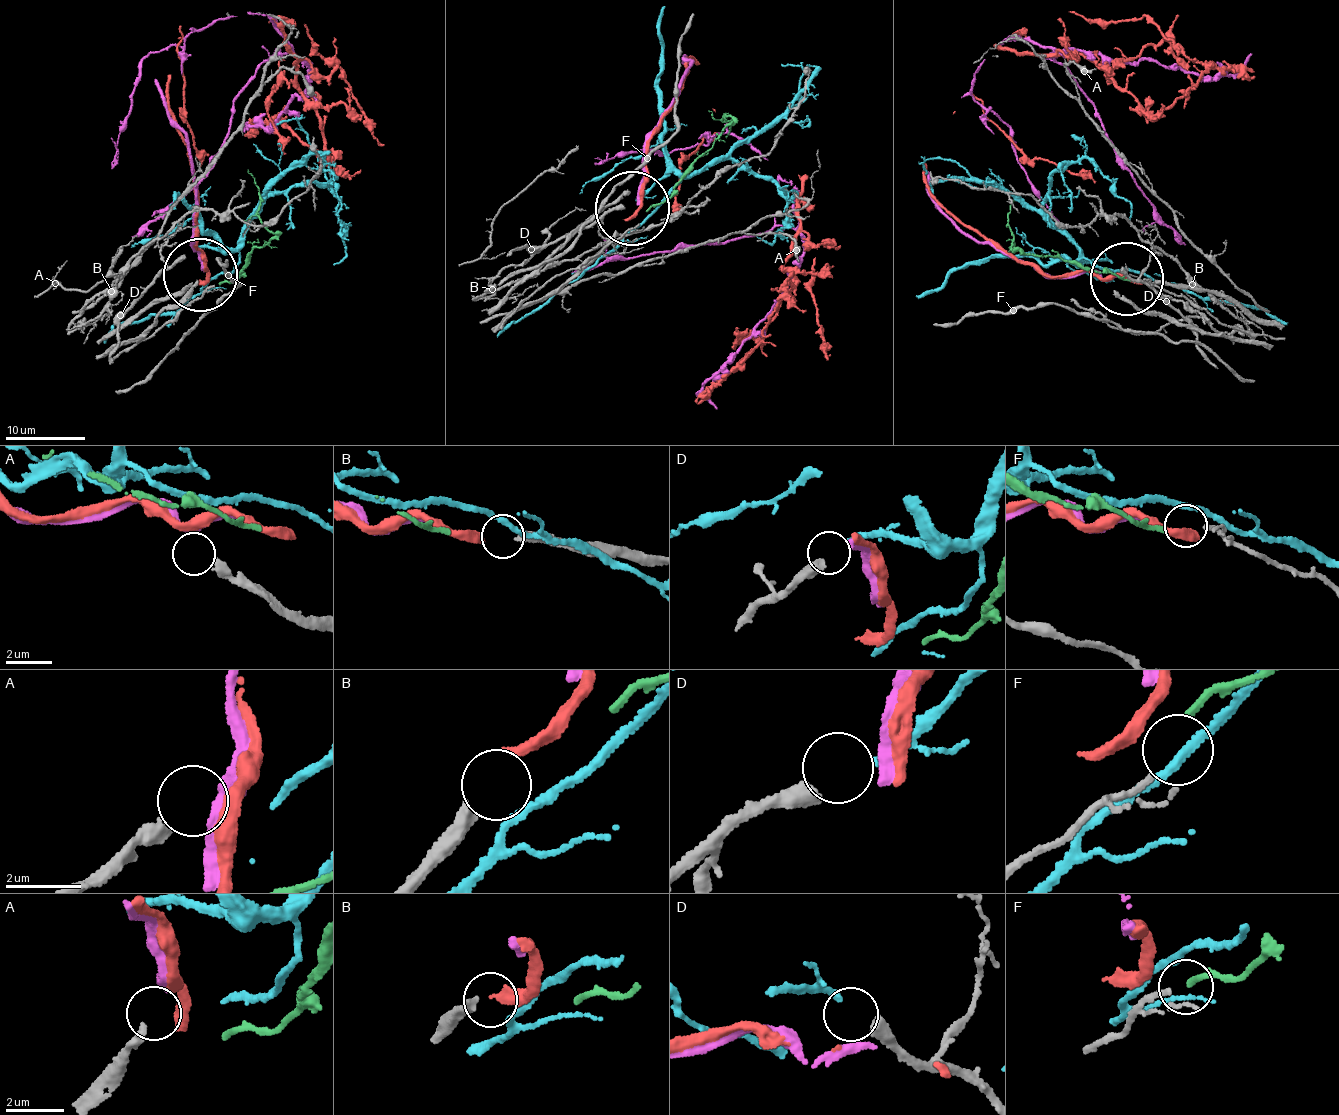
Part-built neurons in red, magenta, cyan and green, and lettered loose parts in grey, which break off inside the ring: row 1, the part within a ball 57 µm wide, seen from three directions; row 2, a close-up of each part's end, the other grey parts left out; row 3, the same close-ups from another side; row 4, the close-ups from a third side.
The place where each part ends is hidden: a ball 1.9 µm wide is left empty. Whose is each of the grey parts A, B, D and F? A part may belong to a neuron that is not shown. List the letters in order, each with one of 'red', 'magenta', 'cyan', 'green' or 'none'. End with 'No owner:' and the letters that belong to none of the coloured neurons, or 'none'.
A: none
B: red
D: cyan
F: green
No owner: A

